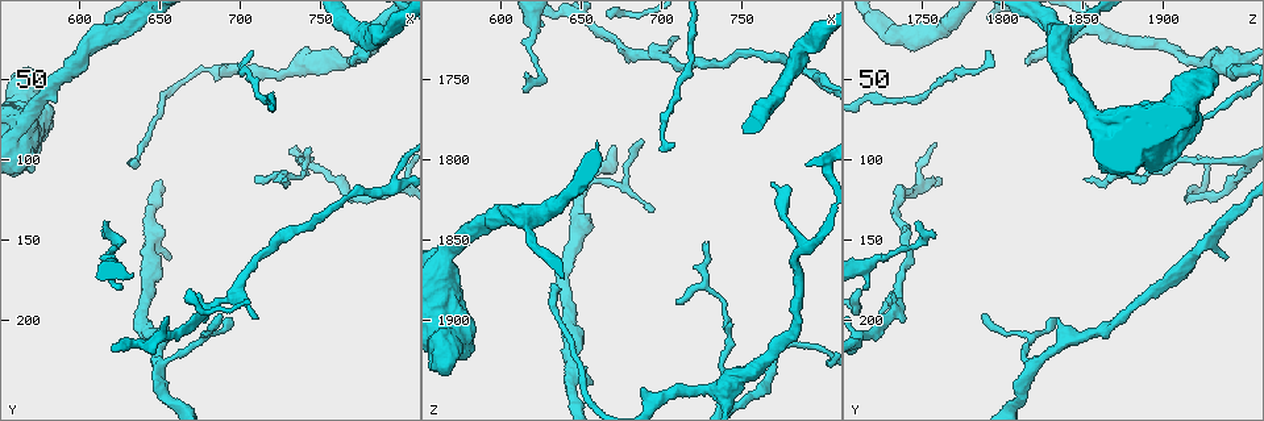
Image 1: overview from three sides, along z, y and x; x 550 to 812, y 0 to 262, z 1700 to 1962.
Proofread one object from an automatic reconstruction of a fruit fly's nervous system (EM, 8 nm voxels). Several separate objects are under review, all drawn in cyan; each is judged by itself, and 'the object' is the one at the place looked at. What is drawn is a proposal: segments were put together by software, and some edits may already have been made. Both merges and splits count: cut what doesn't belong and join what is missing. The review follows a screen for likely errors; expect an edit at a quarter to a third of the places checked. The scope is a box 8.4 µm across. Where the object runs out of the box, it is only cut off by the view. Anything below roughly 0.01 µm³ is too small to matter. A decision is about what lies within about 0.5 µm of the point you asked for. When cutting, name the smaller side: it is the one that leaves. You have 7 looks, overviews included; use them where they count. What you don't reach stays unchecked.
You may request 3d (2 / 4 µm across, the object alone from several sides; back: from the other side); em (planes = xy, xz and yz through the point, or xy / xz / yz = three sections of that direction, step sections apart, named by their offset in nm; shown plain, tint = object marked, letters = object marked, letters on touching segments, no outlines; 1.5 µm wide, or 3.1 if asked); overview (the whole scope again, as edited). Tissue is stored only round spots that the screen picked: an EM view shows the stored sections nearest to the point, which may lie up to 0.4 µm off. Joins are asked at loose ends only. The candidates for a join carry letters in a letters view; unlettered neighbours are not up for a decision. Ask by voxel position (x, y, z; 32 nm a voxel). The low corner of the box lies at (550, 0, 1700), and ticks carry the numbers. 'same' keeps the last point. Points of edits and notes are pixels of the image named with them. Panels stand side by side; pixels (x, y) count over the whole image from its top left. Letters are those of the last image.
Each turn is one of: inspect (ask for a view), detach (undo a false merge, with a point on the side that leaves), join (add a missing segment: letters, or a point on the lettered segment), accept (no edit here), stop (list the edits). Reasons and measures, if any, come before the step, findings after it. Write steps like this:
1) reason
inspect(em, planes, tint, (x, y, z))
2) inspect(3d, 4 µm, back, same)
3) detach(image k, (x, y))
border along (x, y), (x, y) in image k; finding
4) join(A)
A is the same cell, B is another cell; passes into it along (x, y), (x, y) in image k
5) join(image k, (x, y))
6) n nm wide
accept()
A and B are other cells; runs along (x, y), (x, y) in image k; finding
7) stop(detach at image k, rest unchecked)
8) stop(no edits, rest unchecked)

thin end
inspect(3d, 2 µm, back, (708, 198, 1722))

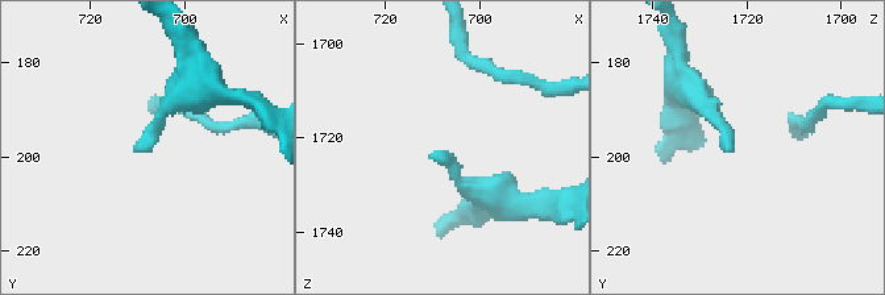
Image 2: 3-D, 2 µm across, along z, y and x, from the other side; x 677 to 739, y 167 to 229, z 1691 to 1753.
inspect(em, planes, letters, (709, 199, 1723))

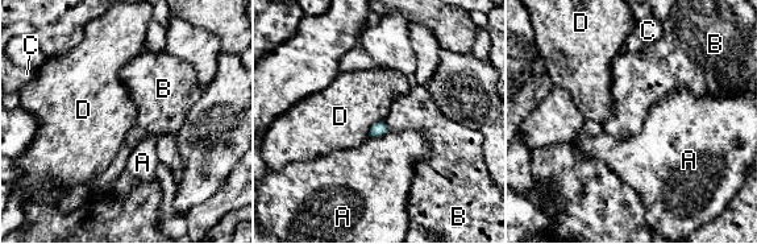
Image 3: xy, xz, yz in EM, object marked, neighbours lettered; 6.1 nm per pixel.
accept()
A, B, C and D are other cells; none of them fits

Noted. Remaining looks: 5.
thin neck
inspect(em, planes, letters, (620, 158, 1734))

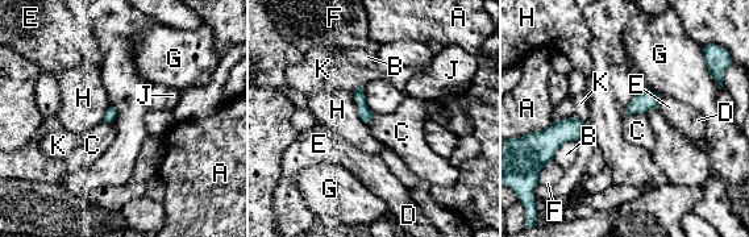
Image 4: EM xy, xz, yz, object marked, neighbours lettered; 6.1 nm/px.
70 nm wide
accept()
A, B, C, D, E, F, G, H, J and K are other cells; border along (644, 112), (633, 112), (624, 116) in image 4; all the same neuron

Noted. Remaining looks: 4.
tapers out
inspect(em, planes, letters, (728, 110, 1852))

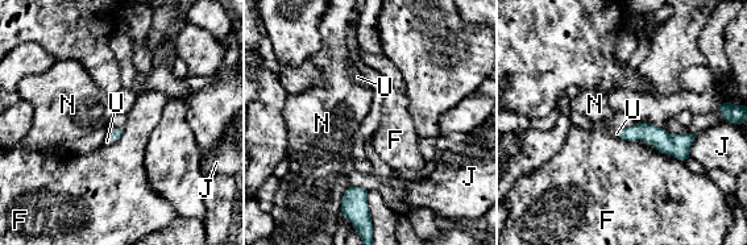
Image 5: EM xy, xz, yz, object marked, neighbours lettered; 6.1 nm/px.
join(image 5, (615, 132))
U is the same cell, F, J and N are other cells; passes into it along (660, 138), (621, 132), (615, 132) in image 5; it goes on there

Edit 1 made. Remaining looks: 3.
stop(join at image 5, rest unchecked)

